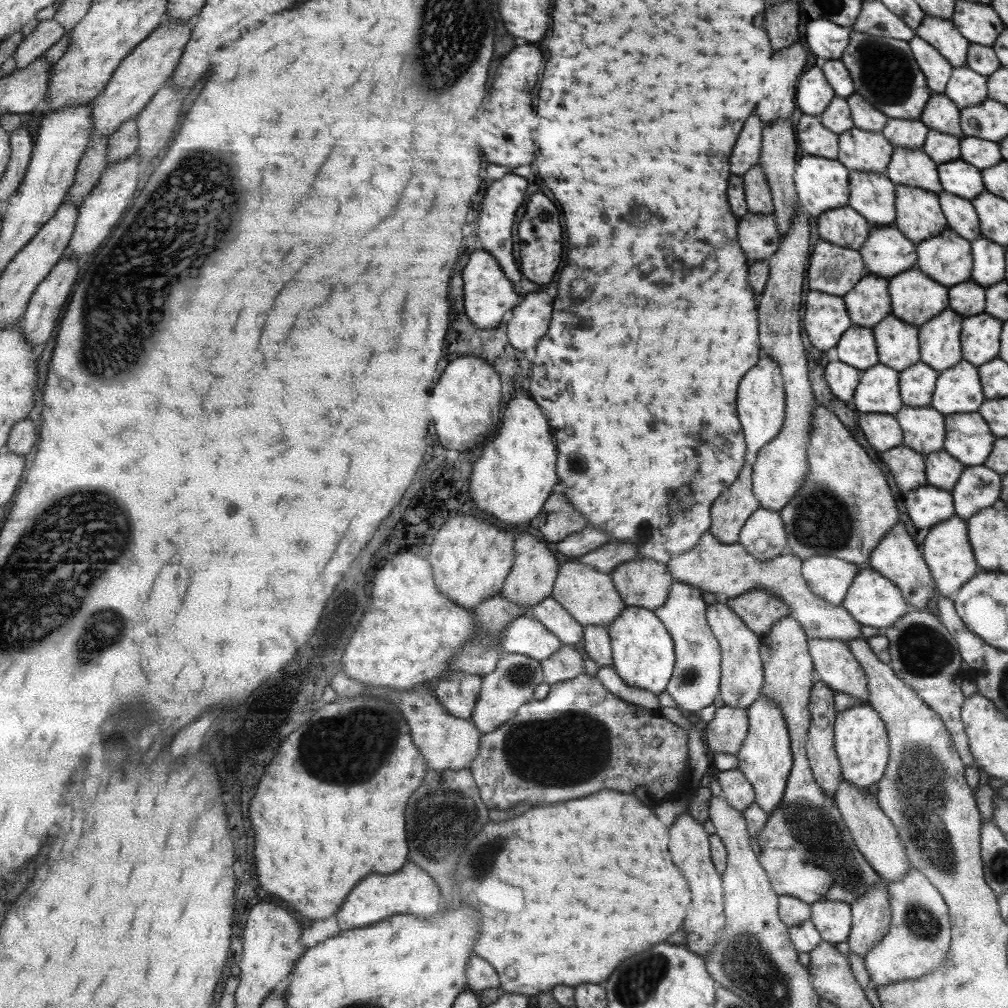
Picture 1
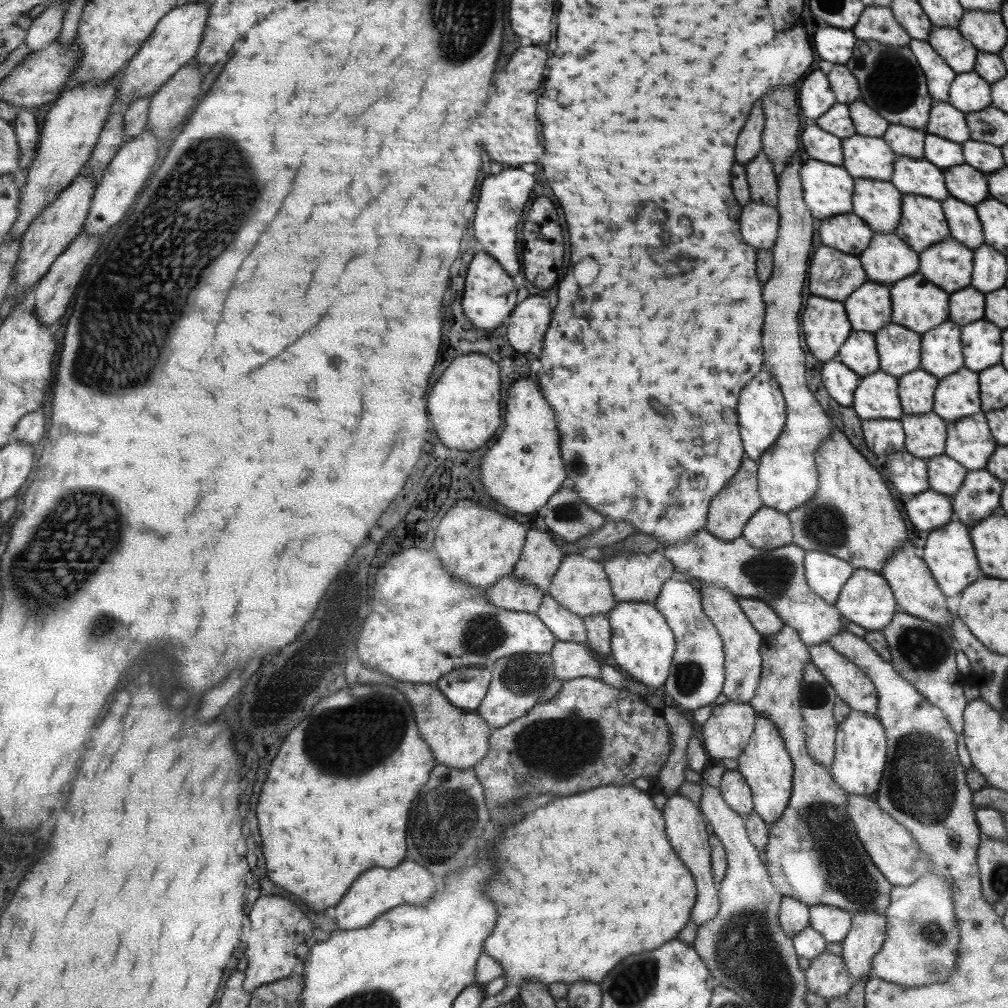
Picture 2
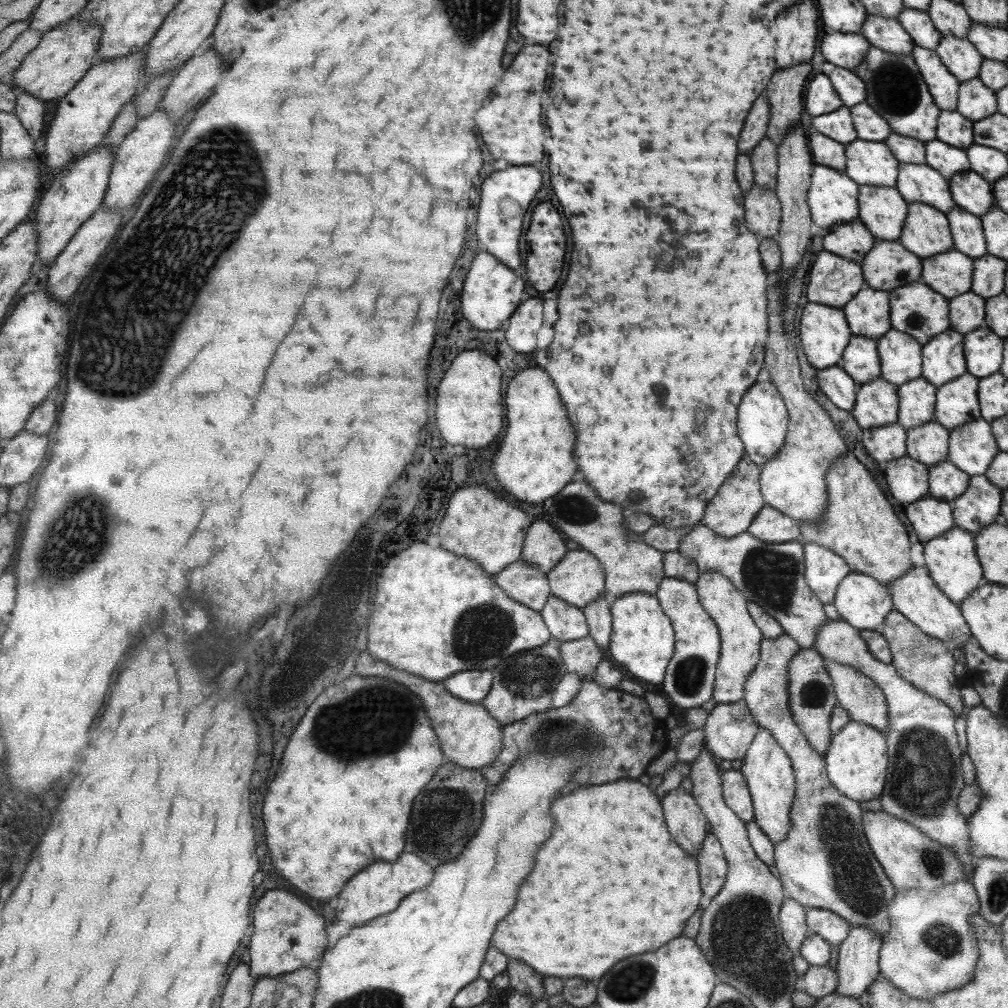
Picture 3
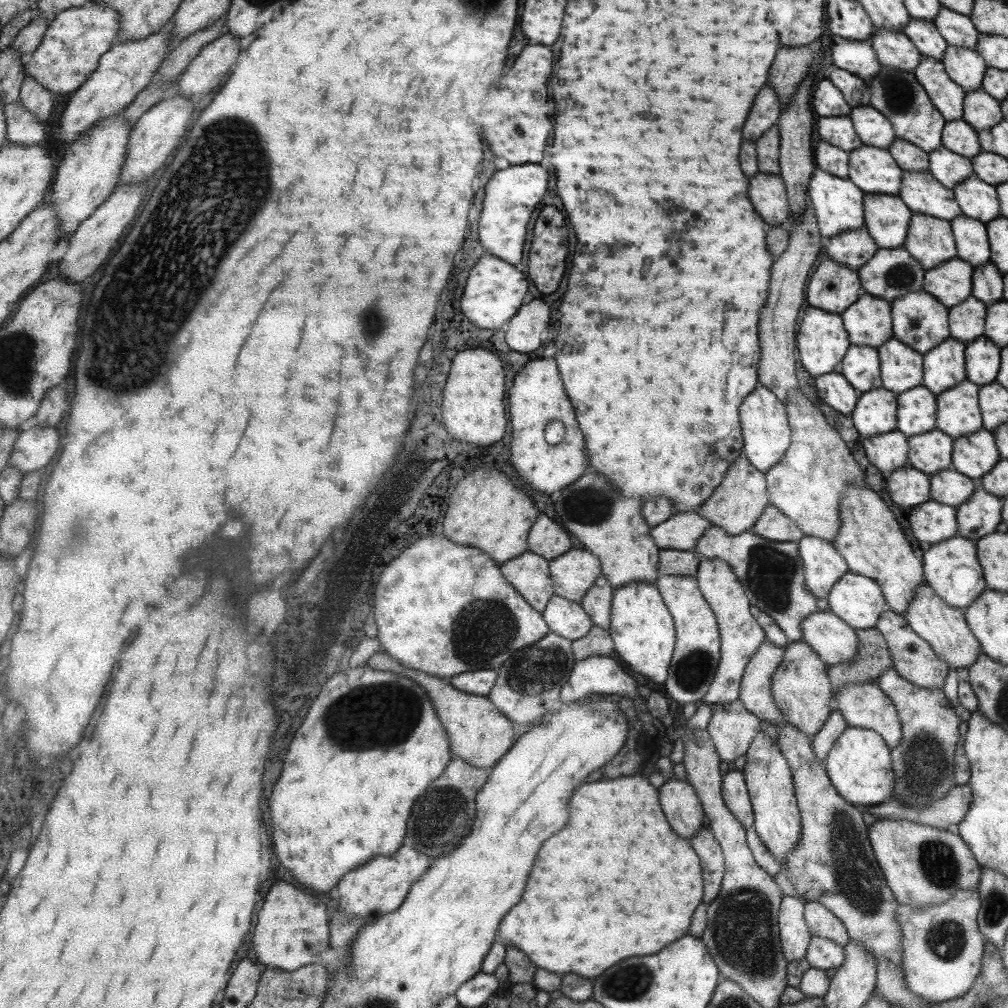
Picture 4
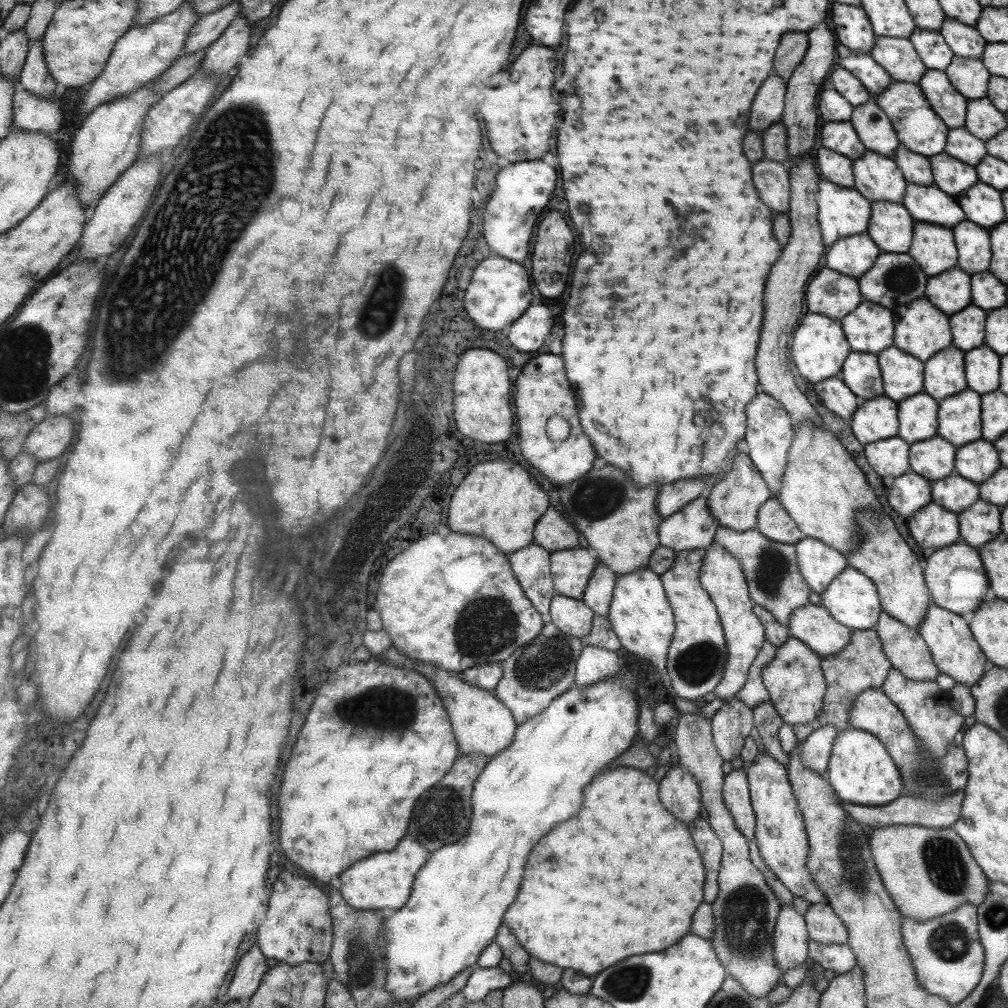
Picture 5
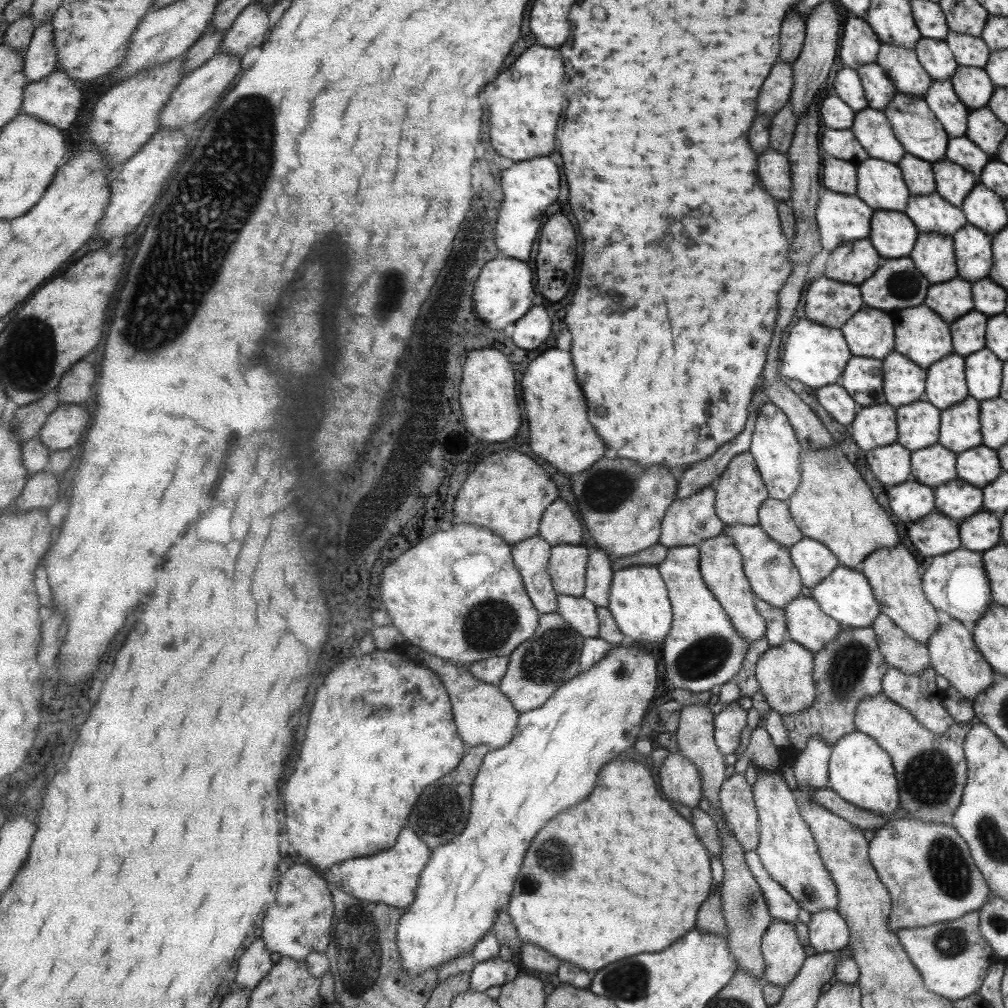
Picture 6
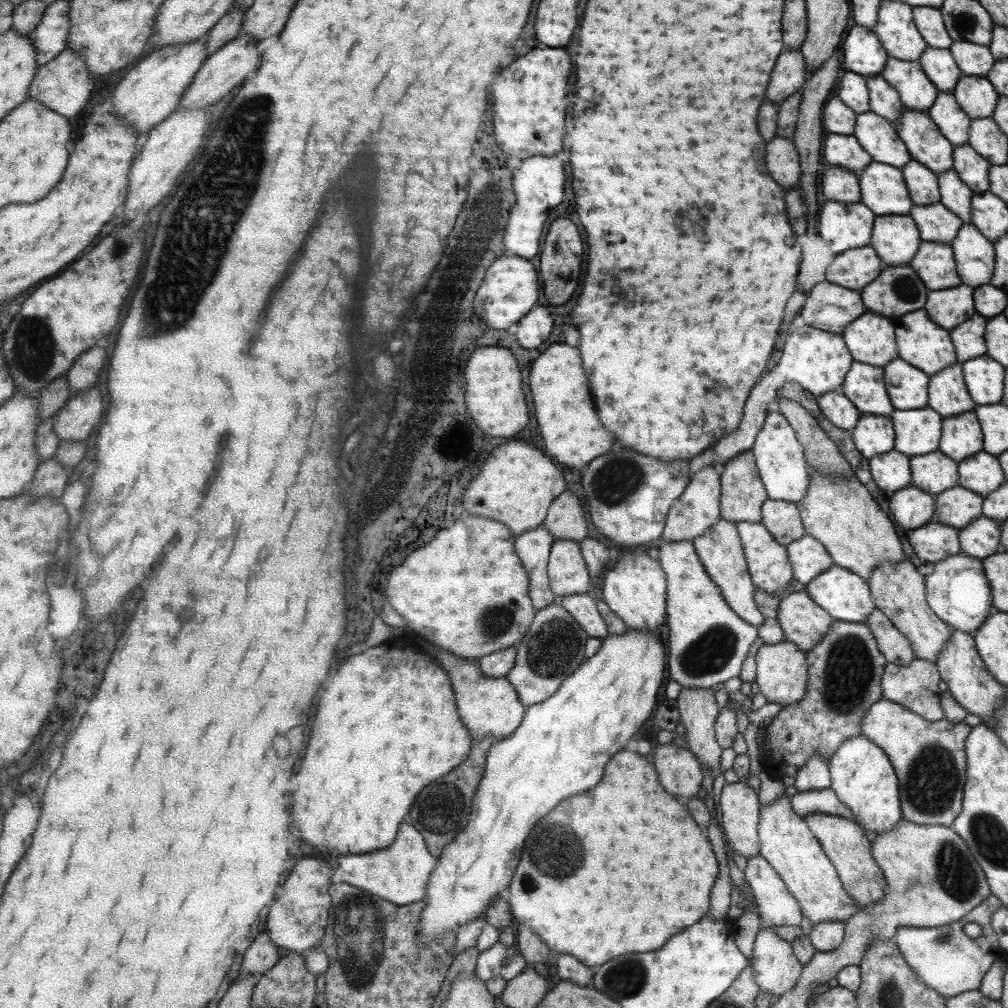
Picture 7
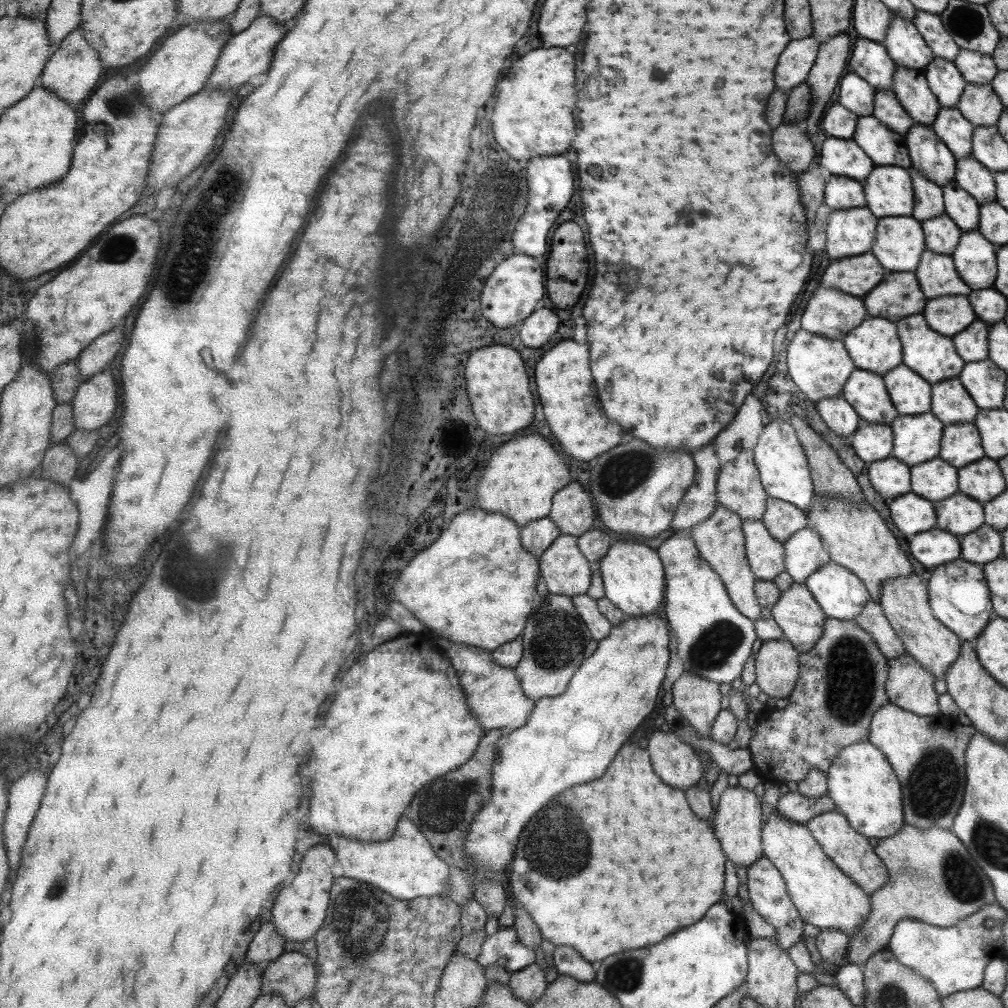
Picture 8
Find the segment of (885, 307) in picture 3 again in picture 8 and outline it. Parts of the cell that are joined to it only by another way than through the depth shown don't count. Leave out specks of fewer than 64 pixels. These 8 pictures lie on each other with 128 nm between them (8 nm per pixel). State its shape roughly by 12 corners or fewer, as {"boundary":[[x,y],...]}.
{"boundary":[[868,316],[848,333],[856,369],[886,375],[903,364],[898,324]]}

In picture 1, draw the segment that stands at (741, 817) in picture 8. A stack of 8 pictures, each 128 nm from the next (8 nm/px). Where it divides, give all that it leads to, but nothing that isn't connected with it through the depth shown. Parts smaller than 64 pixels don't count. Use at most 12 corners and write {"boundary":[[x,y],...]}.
{"boundary":[[740,769],[719,771],[721,794],[736,810],[755,804]]}

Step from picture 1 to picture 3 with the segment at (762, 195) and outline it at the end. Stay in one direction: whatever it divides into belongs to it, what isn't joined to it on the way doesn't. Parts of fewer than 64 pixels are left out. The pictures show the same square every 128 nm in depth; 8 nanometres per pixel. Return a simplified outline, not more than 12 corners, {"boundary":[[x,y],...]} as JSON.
{"boundary":[[764,138],[750,153],[754,182],[777,188],[778,147]]}

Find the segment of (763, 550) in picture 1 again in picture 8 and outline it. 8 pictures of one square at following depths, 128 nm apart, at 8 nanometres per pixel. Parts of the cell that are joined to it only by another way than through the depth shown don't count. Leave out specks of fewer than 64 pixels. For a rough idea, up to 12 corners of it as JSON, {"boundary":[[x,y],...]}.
{"boundary":[[768,498],[761,522],[783,544],[808,528],[802,510]]}

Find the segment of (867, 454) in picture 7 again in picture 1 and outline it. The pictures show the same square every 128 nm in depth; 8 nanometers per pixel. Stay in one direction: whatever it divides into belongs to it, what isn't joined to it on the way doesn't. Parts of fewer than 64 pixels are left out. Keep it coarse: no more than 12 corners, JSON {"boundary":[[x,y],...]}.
{"boundary":[[899,371],[862,372],[854,406],[895,415],[903,408]]}

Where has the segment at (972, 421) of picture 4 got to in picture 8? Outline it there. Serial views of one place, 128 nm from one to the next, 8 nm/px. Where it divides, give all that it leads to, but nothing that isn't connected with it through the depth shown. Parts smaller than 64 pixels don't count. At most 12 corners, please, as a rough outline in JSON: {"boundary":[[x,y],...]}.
{"boundary":[[945,424],[940,458],[959,468],[983,460],[979,427]]}

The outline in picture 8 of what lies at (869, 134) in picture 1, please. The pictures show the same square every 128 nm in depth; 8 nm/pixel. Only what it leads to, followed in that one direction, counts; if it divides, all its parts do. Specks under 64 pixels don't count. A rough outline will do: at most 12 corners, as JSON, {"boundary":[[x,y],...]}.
{"boundary":[[875,166],[863,186],[879,219],[913,216],[906,167]]}

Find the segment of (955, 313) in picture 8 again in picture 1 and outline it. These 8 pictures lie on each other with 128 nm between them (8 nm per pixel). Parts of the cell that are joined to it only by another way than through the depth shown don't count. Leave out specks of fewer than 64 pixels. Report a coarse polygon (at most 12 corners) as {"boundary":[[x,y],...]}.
{"boundary":[[950,227],[920,241],[916,268],[948,288],[970,281],[971,242]]}

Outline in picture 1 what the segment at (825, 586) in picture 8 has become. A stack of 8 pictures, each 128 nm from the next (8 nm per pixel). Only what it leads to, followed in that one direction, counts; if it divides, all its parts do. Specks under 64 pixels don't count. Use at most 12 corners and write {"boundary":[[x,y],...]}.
{"boundary":[[864,566],[843,607],[861,626],[895,625],[910,609],[887,576]]}

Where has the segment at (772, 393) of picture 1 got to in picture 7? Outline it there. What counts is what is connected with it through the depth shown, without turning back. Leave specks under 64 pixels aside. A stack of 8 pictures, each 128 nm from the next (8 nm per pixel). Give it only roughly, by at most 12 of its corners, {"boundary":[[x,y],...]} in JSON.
{"boundary":[[774,407],[751,450],[772,501],[811,484],[803,443]]}

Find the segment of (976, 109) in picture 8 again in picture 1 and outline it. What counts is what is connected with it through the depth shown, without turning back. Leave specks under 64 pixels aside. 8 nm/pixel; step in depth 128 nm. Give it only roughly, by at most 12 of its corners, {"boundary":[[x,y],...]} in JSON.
{"boundary":[[927,16],[915,36],[967,65],[970,42],[951,20]]}

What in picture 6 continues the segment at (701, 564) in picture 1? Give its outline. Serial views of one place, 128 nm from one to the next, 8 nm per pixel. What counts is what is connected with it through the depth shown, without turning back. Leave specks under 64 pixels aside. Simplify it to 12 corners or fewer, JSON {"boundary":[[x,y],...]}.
{"boundary":[[726,525],[756,598],[801,595],[790,548],[760,526]]}

